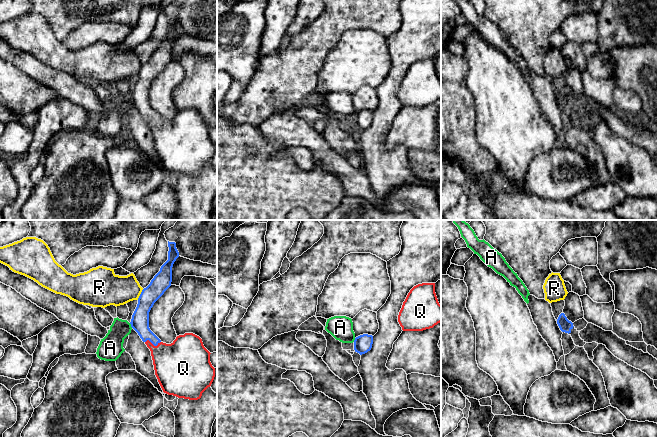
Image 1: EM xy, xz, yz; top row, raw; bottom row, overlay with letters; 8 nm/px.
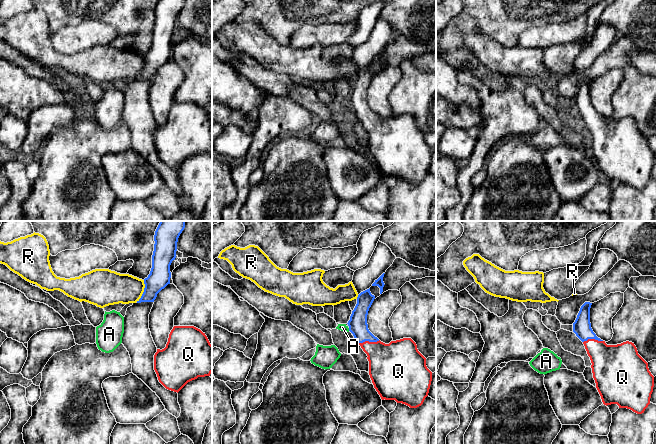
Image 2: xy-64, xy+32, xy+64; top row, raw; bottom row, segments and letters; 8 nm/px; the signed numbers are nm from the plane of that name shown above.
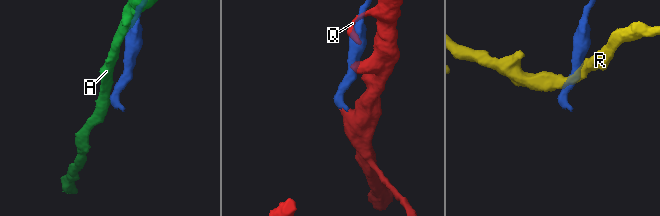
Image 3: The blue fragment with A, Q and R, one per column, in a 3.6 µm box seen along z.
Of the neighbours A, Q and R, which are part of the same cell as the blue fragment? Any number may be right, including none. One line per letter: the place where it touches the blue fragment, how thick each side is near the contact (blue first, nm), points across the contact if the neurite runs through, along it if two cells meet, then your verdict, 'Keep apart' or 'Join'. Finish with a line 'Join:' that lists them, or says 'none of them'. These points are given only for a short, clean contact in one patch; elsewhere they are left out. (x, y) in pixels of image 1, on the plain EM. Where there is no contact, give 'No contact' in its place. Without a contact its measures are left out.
A: Touches blue at xy (131, 101). Thickness 140 nm (blue) against 190 nm. Boundary: xy (129, 99), (132, 103). Keep apart
Q: Touches blue at xy (153, 120). Thickness 140 nm (blue) against 360 nm. Path across: xy (140, 95), (143, 107), (153, 120), (176, 141). Join
R: Touches blue at xy (140, 70). Thickness 150 nm (blue) against 260 nm. Boundary: xy (143, 65), (137, 75). Keep apart
Join: Q

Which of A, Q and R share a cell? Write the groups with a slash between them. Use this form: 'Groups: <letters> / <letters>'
Groups: A / Q / R

